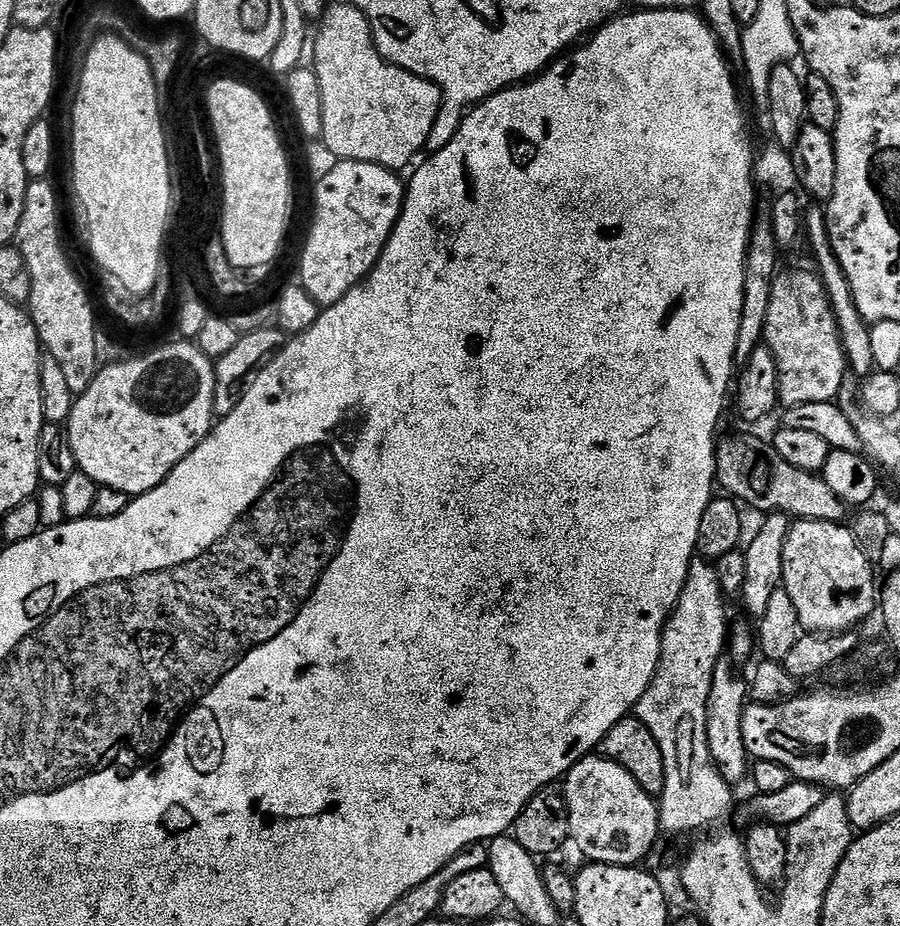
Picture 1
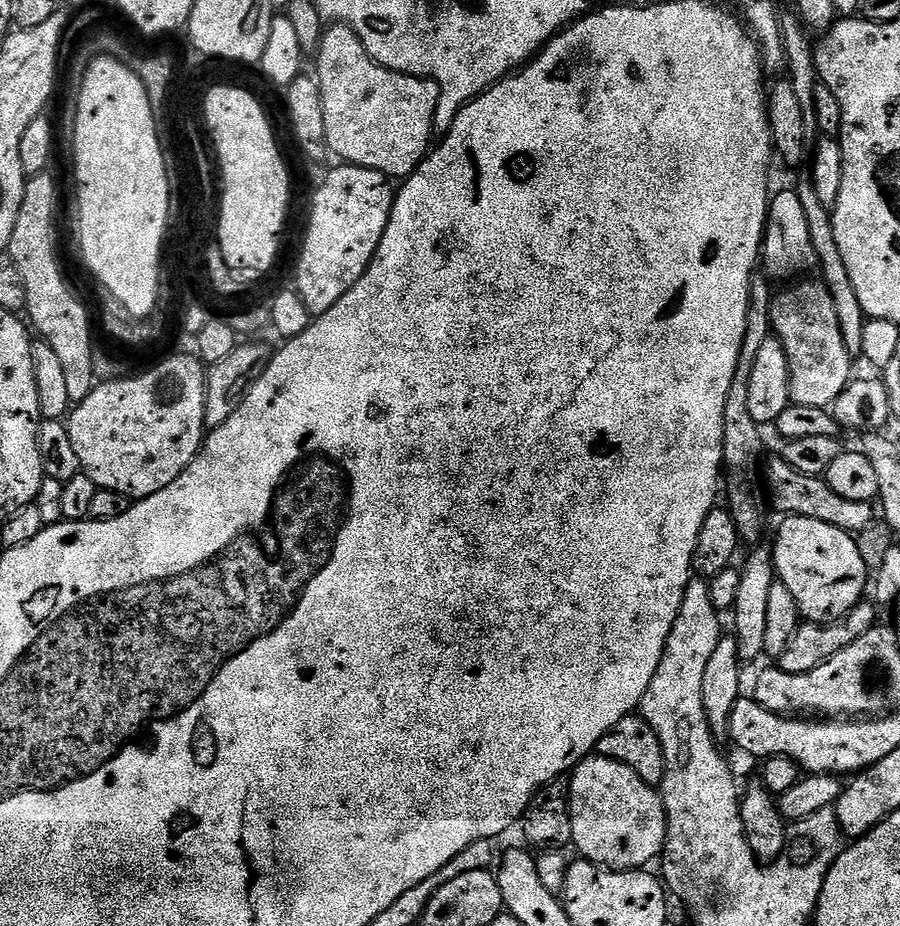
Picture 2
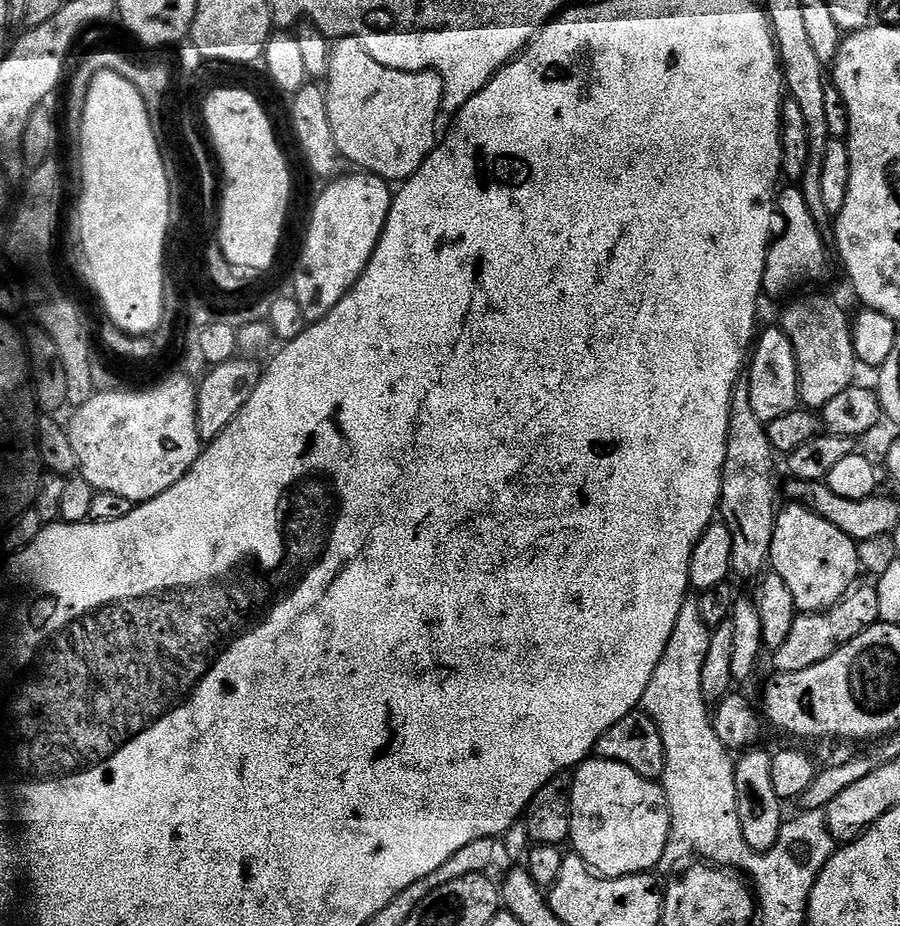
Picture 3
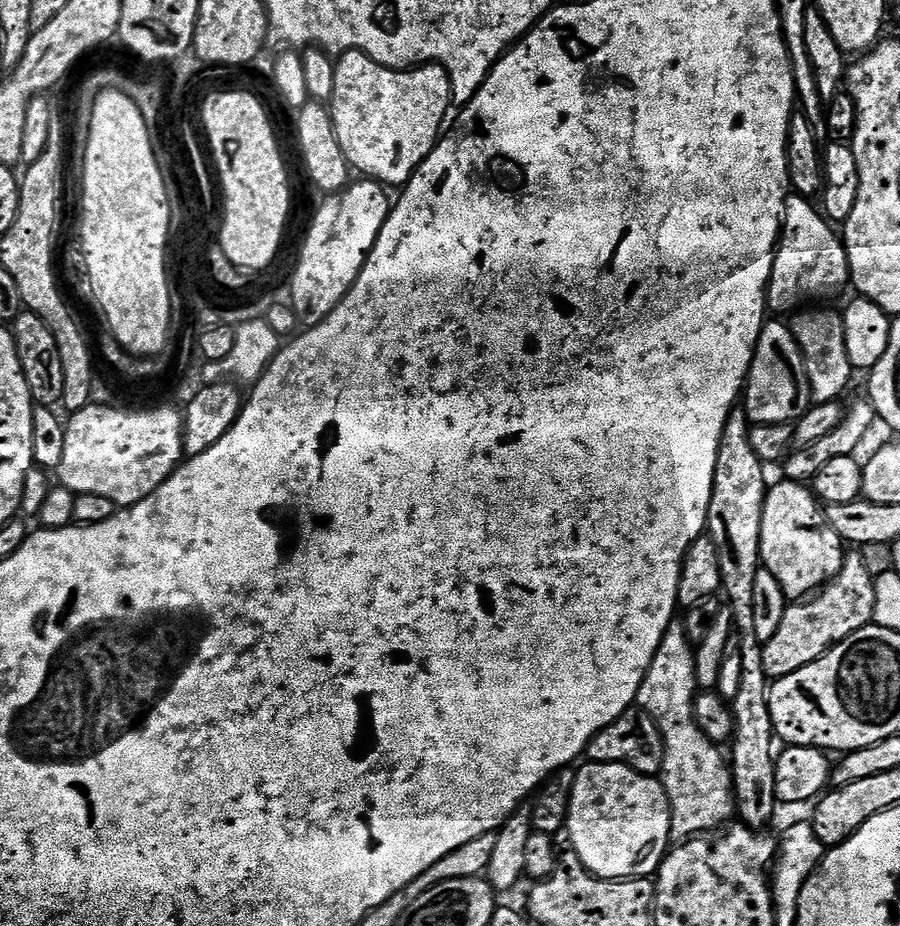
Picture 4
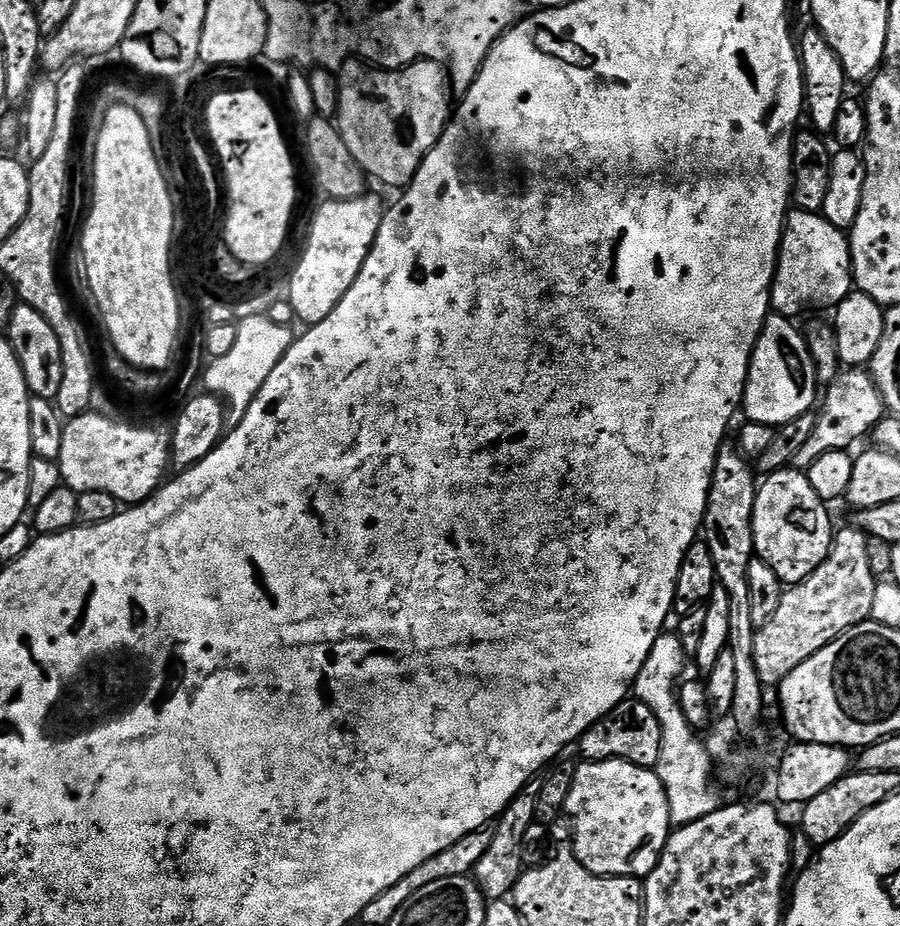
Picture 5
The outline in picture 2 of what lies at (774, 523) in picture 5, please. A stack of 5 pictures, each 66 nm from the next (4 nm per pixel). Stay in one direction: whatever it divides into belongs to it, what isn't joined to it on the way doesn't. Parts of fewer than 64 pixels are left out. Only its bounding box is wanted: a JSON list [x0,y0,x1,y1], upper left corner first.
[771,516,870,624]

